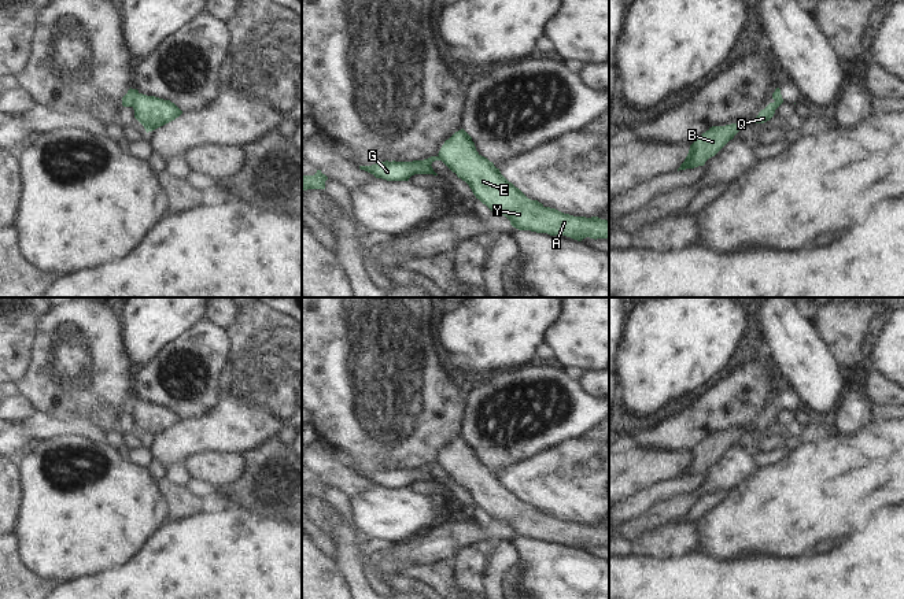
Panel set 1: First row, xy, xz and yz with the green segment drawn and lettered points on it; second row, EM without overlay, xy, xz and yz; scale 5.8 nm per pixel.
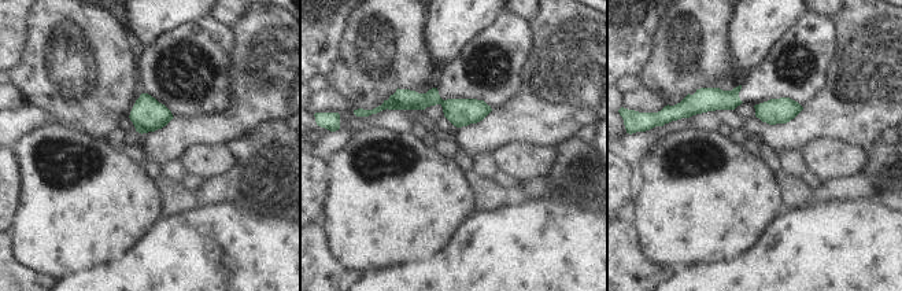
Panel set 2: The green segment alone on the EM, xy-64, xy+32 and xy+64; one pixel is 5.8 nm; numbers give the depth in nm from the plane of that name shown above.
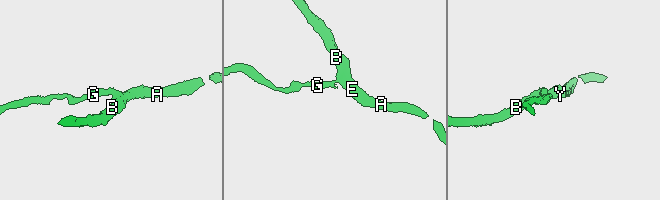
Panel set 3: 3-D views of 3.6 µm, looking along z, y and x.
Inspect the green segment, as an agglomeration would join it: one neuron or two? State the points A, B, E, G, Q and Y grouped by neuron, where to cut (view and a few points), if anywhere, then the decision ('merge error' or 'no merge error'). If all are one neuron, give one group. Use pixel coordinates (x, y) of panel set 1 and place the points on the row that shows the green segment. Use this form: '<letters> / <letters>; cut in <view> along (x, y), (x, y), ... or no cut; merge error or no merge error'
A B E Q Y / G; cut in xy along (139, 93), (132, 106); merge error

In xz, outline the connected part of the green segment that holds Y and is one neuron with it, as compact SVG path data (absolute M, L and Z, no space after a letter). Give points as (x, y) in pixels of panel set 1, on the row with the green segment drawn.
M464 129L446 140L438 155L458 178L469 185L476 199L492 212L505 215L519 230L567 236L578 241L586 237L609 239L606 219L573 217L528 199L501 174L492 162L476 151L472 137Z

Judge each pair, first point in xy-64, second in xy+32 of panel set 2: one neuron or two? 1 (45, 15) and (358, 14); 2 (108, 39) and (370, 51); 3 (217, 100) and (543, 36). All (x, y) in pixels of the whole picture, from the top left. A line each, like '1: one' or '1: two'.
1: one
2: one
3: two

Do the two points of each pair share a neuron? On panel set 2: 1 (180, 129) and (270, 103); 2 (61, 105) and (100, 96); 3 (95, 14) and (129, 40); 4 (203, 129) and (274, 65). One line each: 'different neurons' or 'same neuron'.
1: same neuron
2: same neuron
3: same neuron
4: same neuron

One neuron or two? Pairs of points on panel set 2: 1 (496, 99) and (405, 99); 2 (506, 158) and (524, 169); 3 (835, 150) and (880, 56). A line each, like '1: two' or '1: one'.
1: one
2: one
3: two

